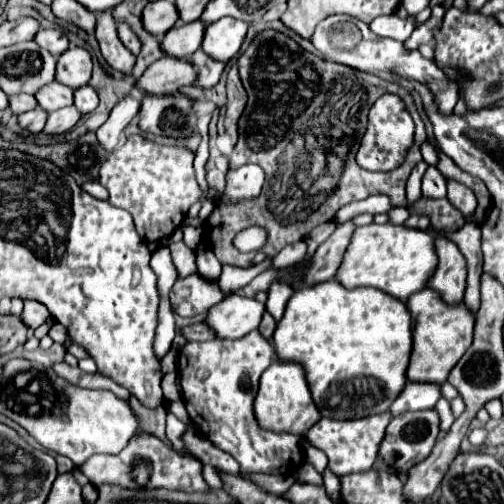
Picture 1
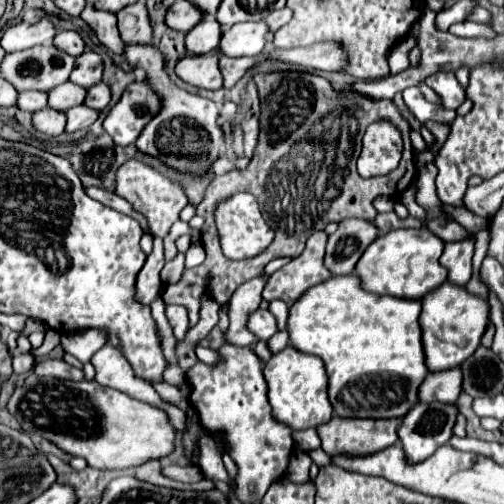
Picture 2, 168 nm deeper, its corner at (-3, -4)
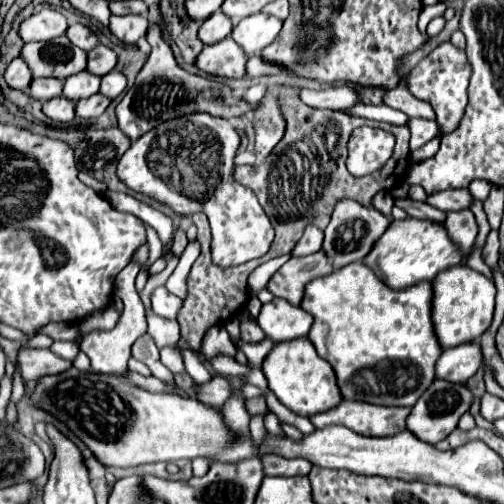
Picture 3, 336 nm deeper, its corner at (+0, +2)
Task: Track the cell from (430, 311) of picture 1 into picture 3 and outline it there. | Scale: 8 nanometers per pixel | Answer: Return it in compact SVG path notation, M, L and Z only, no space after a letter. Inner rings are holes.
M454 265L452 269L440 271L432 281L432 287L434 287L432 321L434 321L434 333L438 337L440 347L446 351L462 343L480 341L480 337L492 323L494 297L496 297L494 283L484 275L472 271L470 267Z

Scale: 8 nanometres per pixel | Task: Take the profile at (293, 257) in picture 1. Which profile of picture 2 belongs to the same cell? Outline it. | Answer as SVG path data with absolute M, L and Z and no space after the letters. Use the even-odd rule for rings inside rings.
M257 277L257 279L251 279L251 281L243 283L243 287L239 287L235 291L235 295L231 297L231 303L229 303L229 331L225 333L229 343L241 345L241 347L253 347L259 341L247 329L247 319L253 311L259 309L263 287L265 287L265 279Z

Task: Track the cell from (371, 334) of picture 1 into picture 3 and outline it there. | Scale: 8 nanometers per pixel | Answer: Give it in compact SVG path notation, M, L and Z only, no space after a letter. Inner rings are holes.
M352 263L344 269L332 271L328 277L310 281L300 307L314 317L308 339L318 355L332 365L342 399L384 407L412 407L434 381L434 365L442 351L432 333L432 285L428 281L404 291L392 291L364 263Z

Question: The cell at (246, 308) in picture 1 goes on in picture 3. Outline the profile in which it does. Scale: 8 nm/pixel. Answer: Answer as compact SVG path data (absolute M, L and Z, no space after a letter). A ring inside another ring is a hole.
M274 299L262 305L262 311L258 315L258 325L268 339L280 343L308 335L308 329L312 325L312 315L308 315L300 307L290 305L284 299Z

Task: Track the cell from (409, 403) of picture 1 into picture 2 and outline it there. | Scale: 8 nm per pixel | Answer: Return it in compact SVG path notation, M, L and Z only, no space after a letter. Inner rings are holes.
M461 367L429 373L423 385L419 387L419 401L429 403L431 399L435 399L441 403L455 403L461 393L461 383L463 383Z

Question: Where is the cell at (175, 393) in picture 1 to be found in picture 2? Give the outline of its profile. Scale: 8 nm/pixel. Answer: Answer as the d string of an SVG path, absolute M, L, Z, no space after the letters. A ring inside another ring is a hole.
M169 363L167 367L165 367L165 371L163 371L163 379L167 381L167 383L171 383L171 385L181 385L183 383L183 371L181 371L181 367L179 365L173 365L173 363Z

